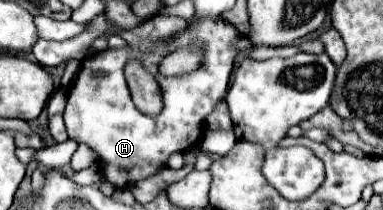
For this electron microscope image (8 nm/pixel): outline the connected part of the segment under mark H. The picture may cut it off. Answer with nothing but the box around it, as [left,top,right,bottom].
[63,17,239,187]

